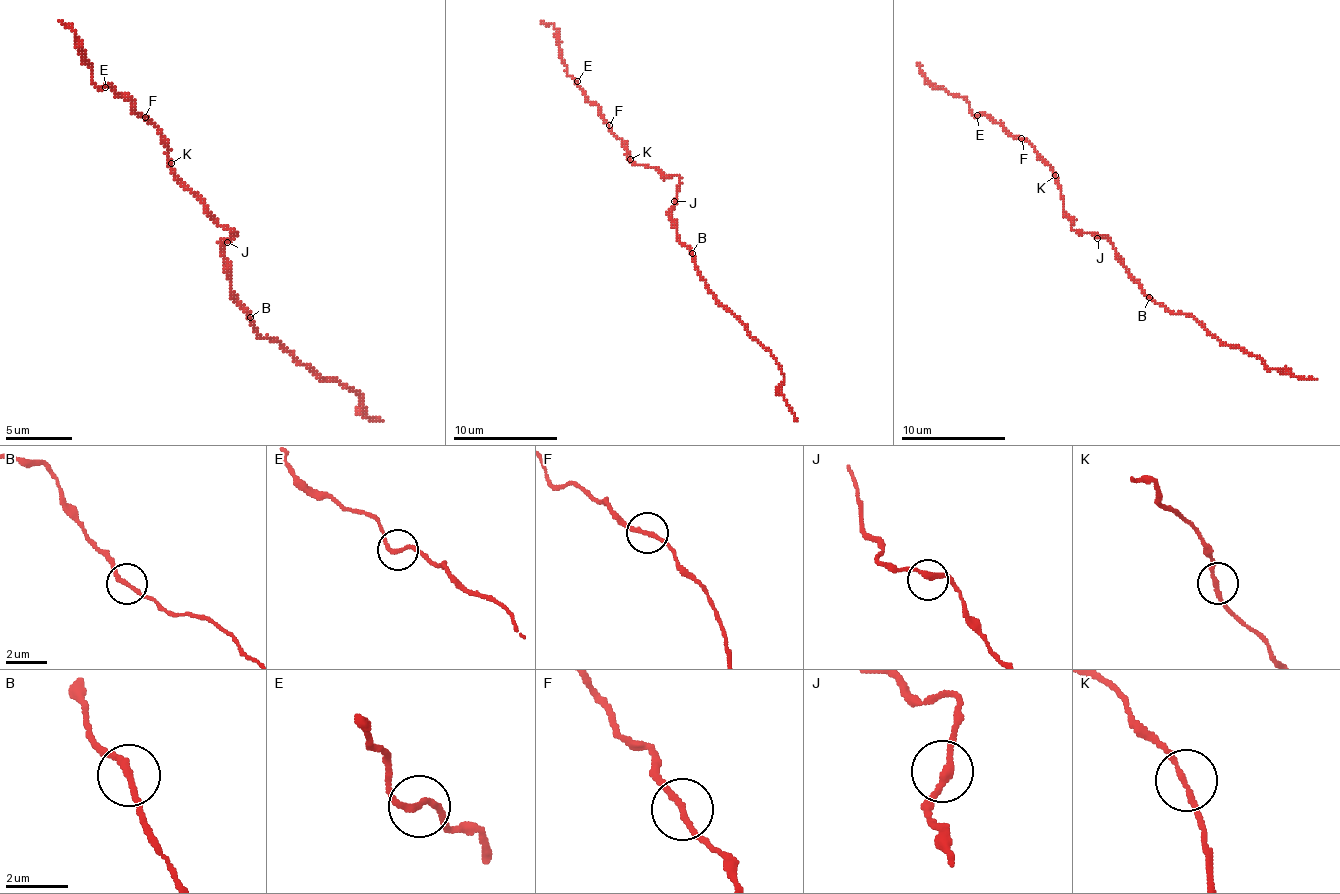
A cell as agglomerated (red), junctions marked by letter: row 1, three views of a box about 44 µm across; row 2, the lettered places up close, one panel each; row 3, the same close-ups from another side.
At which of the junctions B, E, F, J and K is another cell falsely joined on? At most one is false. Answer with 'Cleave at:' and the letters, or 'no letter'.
Cleave at: B

